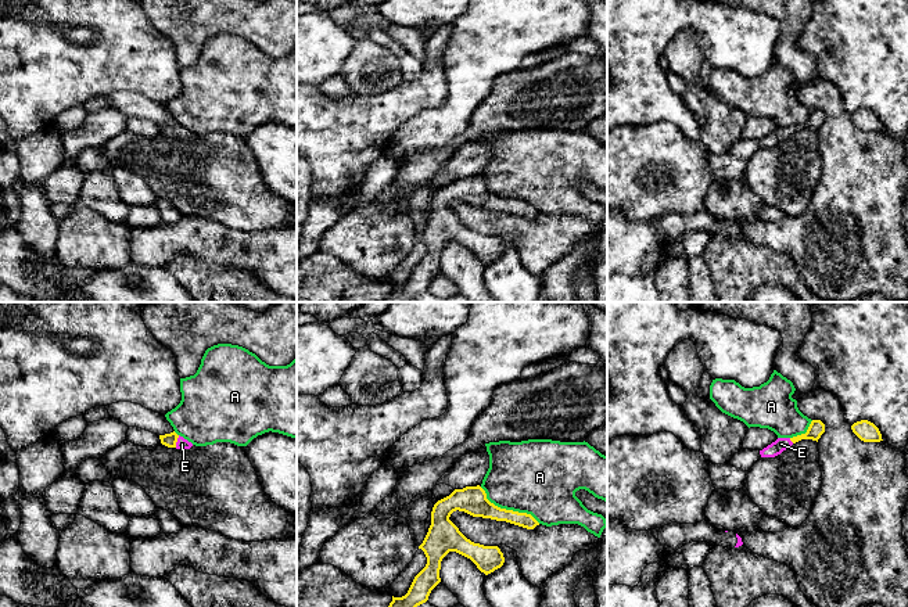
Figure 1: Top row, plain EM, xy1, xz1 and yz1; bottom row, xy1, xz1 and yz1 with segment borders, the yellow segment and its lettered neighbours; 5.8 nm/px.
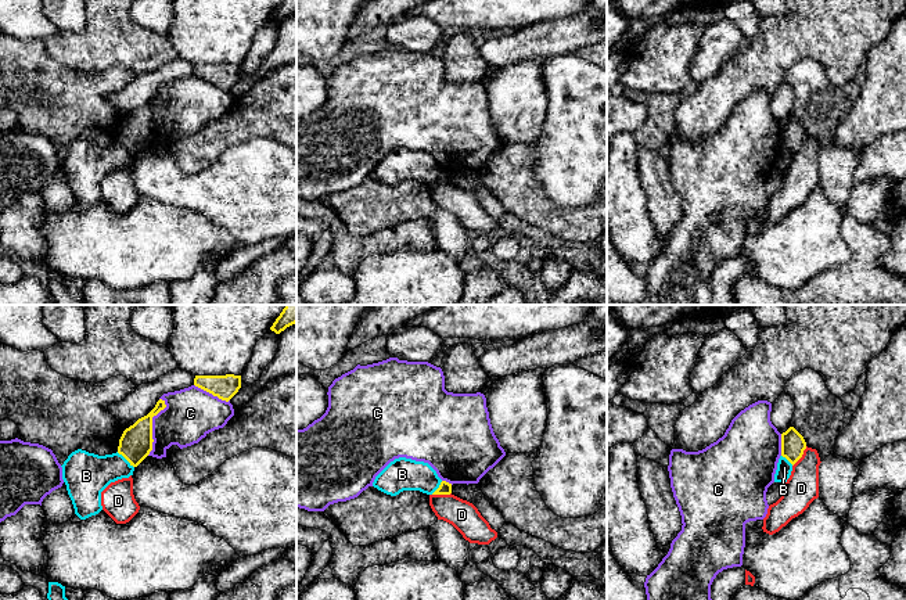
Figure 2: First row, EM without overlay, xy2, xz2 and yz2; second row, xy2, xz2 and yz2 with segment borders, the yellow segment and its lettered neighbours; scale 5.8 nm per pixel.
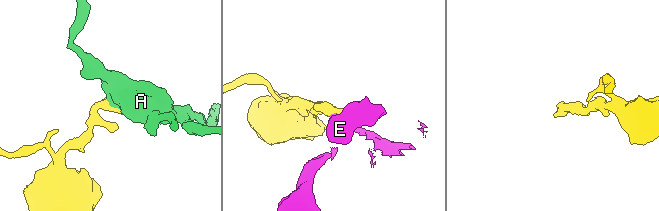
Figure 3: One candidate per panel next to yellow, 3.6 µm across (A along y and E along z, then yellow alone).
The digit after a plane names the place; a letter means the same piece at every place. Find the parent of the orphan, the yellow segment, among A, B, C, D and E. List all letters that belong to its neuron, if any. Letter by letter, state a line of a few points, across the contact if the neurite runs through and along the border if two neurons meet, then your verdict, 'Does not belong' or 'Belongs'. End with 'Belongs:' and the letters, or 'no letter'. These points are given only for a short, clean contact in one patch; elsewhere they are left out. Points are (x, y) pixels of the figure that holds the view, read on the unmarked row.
A: Line: xz1 (480, 176), (495, 194), (530, 203), (539, 212). Does not belong
B: Line: xy2 (117, 142), (133, 157). Does not belong
C: Does not belong
D: Line: yz2 (806, 136), (802, 146), (793, 155). Does not belong
E: Line: xy1 (168, 129), (176, 130), (182, 133). Belongs
Belongs: E

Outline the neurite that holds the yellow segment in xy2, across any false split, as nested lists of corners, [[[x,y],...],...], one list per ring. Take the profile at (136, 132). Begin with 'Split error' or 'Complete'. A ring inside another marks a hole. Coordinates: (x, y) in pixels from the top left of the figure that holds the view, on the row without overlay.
Complete. [[[159,89],[155,97],[133,115],[126,118],[119,129],[118,143],[133,157],[137,157],[152,140],[152,107],[166,97]]]

